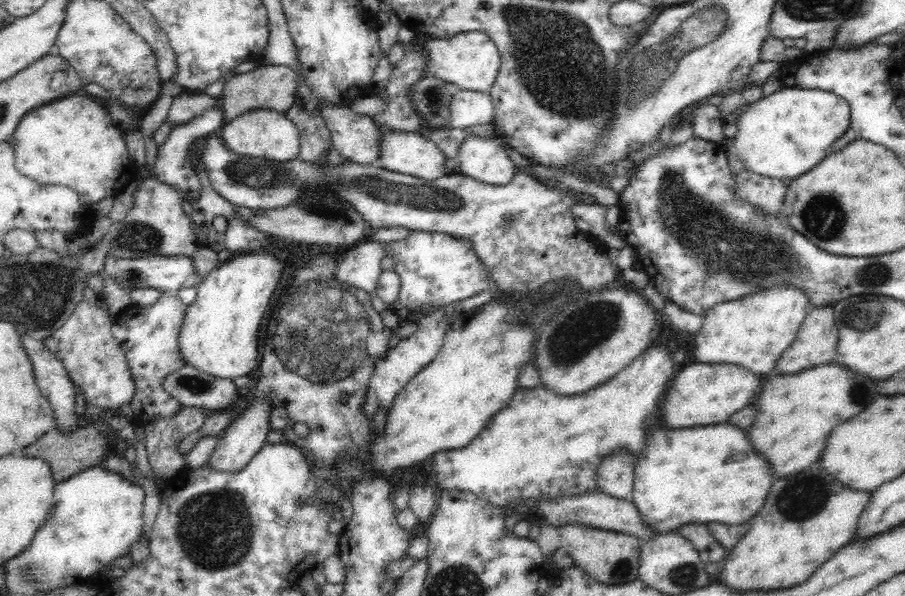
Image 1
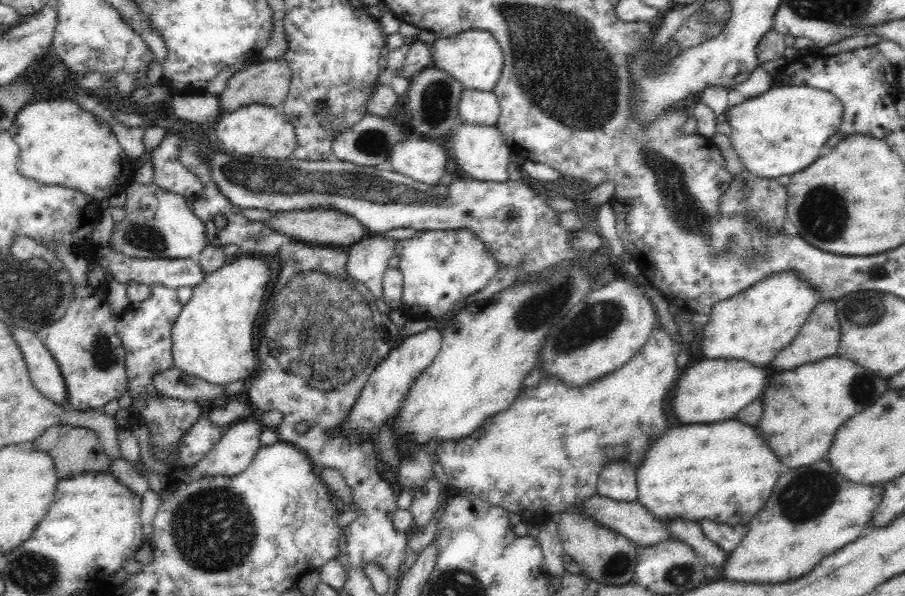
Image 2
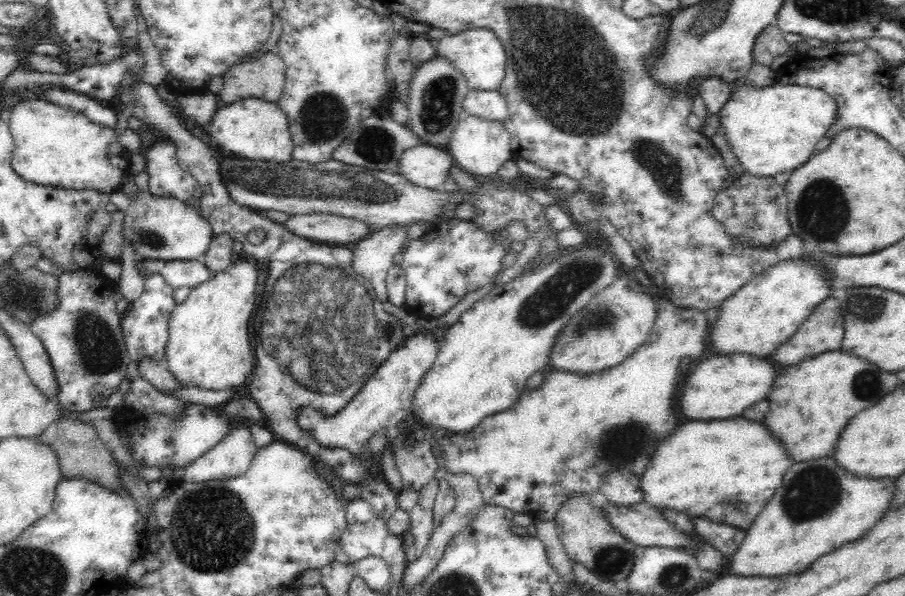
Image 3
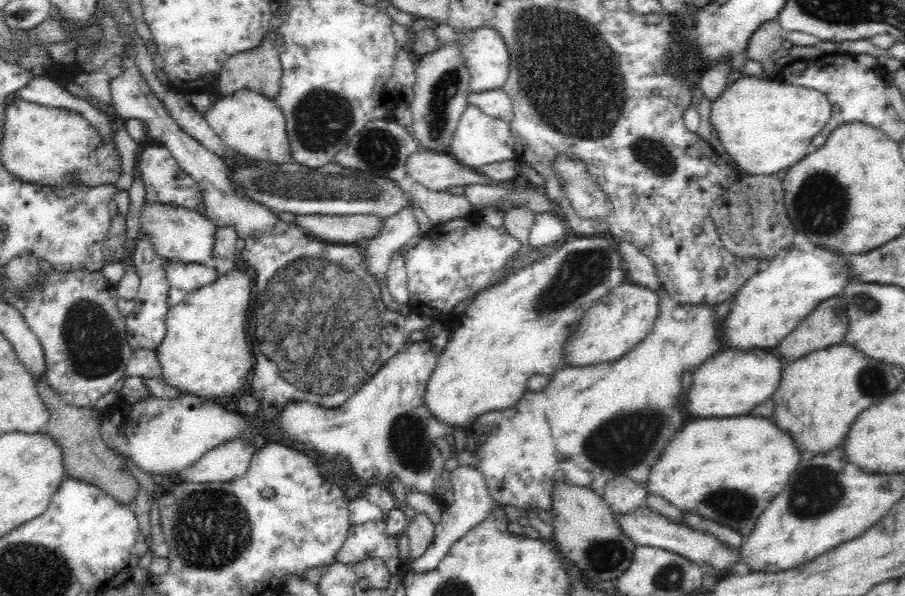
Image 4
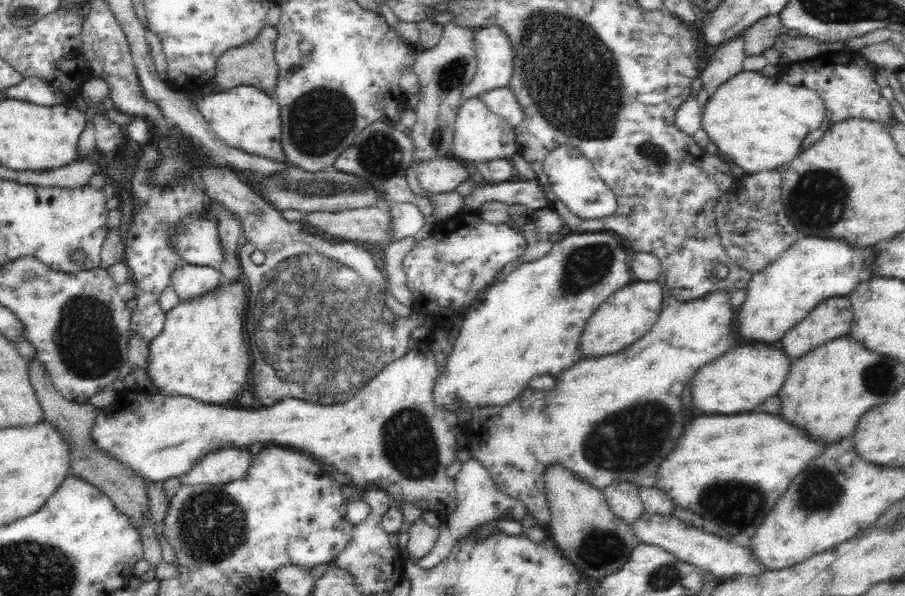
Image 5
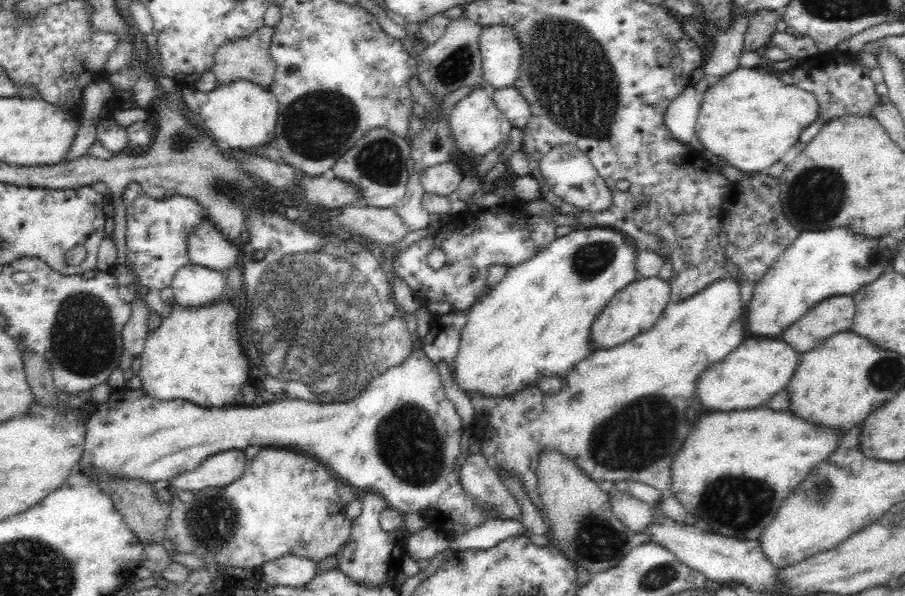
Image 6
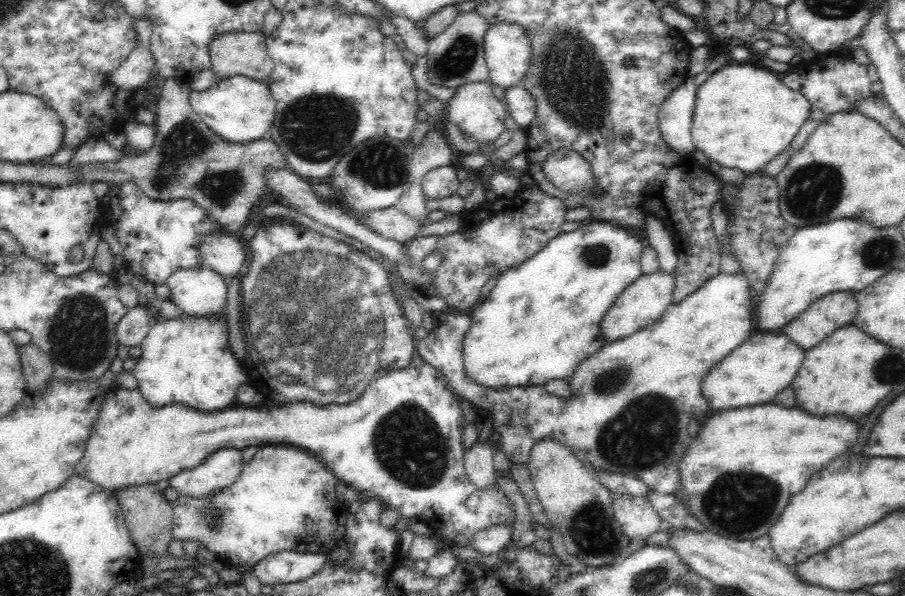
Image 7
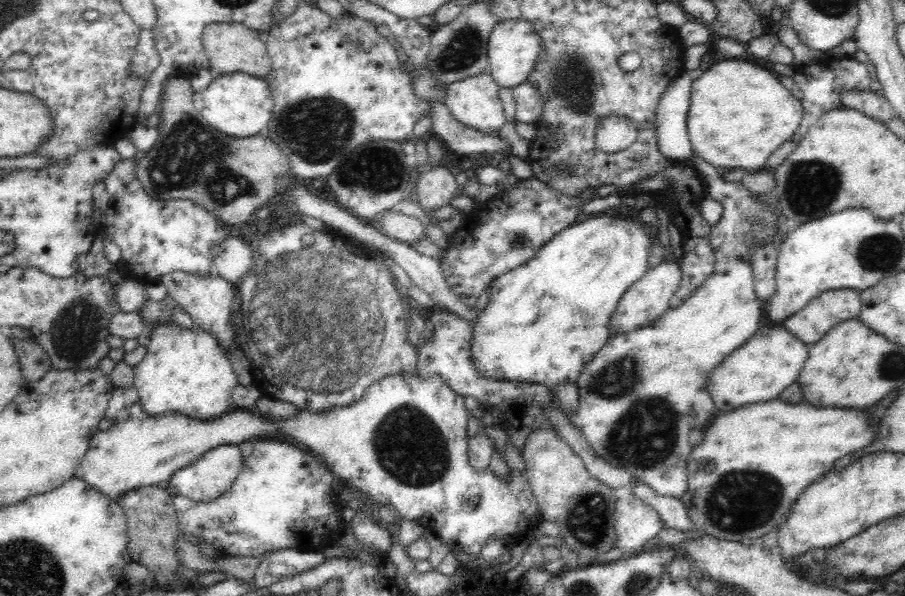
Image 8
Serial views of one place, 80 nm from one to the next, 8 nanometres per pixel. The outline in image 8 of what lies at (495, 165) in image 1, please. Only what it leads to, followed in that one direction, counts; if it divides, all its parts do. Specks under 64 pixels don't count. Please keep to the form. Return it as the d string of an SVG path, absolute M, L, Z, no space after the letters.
M484 70L474 76L466 76L462 80L451 82L447 86L447 93L443 100L452 116L462 124L479 130L482 134L499 136L499 130L506 124L504 107L498 98L500 86L496 84L490 70Z

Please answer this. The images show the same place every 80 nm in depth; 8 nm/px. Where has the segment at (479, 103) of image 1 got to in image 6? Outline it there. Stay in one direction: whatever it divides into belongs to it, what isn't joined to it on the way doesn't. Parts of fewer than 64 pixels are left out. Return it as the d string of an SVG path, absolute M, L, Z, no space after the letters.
M515 86L504 87L492 92L492 100L498 110L512 123L522 128L528 124L532 111L523 94Z

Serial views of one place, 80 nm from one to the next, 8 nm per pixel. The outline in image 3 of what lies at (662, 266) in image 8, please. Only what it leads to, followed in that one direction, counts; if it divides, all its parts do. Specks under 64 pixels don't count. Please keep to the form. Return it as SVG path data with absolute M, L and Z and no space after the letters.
M622 272L564 326L551 350L552 369L588 374L612 368L644 344L656 317L657 306L652 294L644 292L640 283Z

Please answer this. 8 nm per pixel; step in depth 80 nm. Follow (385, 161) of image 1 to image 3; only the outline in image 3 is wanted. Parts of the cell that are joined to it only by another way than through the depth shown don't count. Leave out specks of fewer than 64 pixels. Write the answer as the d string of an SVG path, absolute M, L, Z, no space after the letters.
M420 142L418 146L405 150L399 160L401 174L408 181L428 189L442 189L447 178L451 177L451 168L455 161L448 150Z

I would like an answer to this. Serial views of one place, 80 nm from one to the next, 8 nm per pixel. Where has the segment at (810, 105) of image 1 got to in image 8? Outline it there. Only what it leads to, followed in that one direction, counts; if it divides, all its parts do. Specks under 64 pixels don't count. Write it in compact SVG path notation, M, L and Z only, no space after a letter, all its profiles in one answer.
M726 58L706 68L690 84L686 127L692 156L684 161L694 169L696 157L702 157L716 170L741 167L752 173L764 169L768 156L796 132L802 114L800 99L784 88L776 72Z

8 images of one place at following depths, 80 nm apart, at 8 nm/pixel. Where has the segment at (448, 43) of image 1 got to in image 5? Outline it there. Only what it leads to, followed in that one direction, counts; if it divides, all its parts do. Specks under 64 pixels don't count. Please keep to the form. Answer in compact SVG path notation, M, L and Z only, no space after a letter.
M496 24L474 31L477 71L472 82L460 92L464 101L492 89L509 86L513 77L516 52L506 32Z

